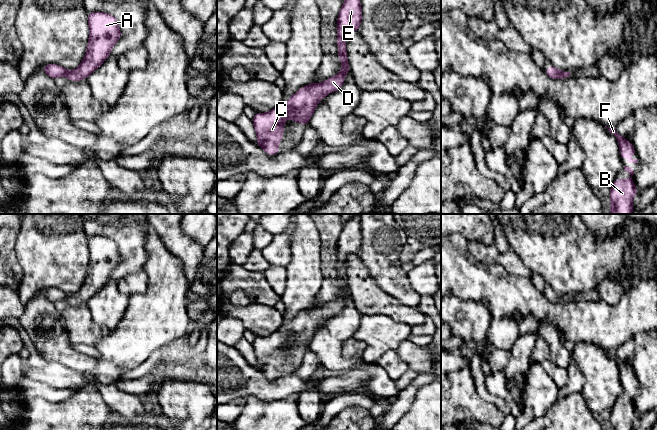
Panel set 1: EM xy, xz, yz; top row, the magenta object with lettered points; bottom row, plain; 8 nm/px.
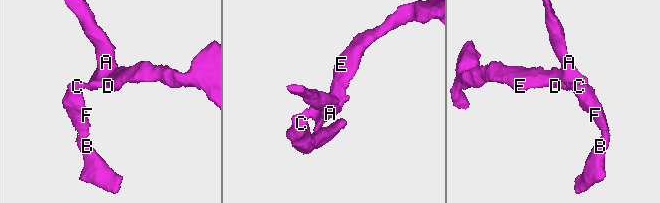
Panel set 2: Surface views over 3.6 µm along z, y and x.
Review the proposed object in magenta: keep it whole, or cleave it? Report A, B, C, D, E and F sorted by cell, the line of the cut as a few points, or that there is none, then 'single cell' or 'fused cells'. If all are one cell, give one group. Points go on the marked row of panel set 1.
A B C D E F | no cut | single cell

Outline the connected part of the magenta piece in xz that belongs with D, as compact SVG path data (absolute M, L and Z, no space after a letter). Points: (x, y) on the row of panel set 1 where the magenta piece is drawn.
M345 0L337 19L338 57L342 63L342 70L323 83L313 82L300 88L288 98L287 105L279 104L270 112L257 112L253 117L252 121L257 134L256 144L268 155L273 156L280 151L278 144L283 137L284 123L287 118L306 125L319 101L342 87L346 74L350 72L346 51L347 34L359 31L361 20L360 0Z

